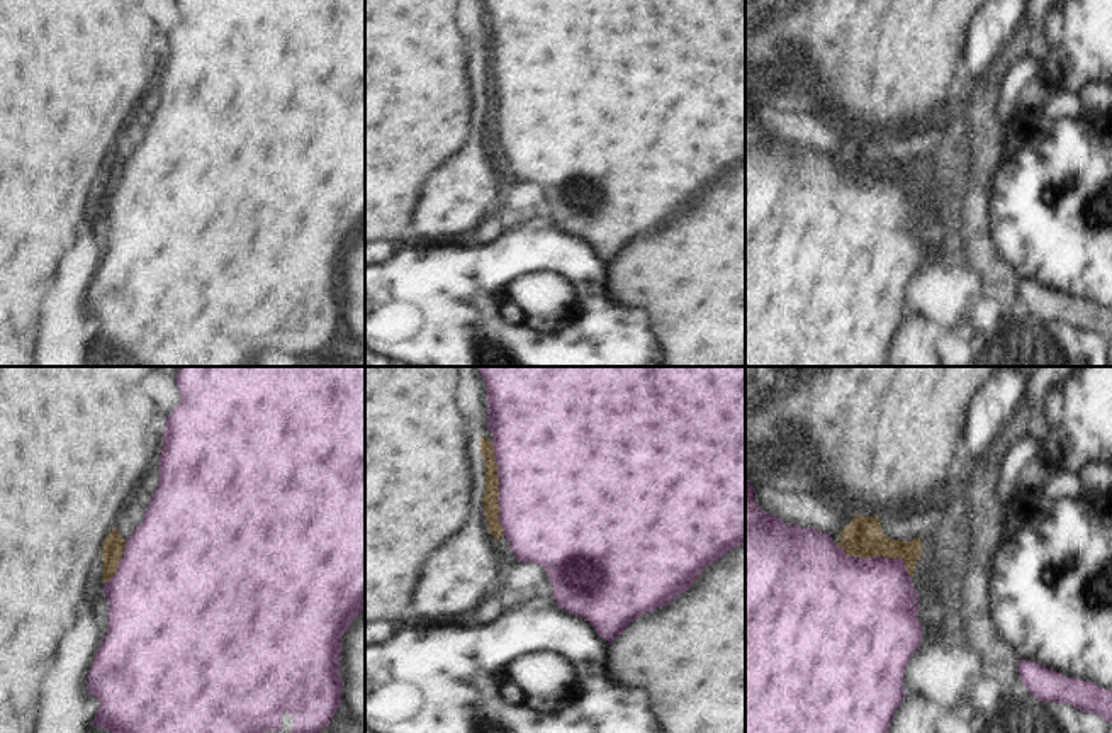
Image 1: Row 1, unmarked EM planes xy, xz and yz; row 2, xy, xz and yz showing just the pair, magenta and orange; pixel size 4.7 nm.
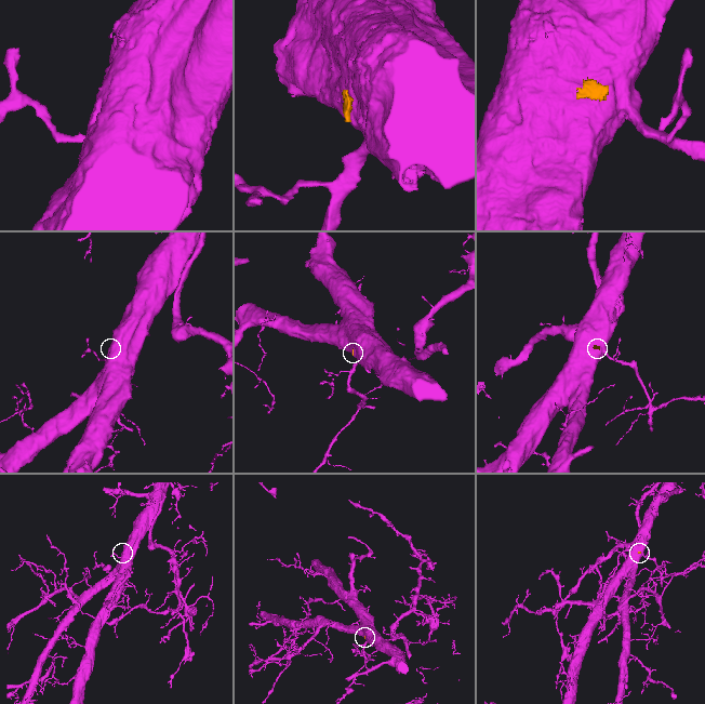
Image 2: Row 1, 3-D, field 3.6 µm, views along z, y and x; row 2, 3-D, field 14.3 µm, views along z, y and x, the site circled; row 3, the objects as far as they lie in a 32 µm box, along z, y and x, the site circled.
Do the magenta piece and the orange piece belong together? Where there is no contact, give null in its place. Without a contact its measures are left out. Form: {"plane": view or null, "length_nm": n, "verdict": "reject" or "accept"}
{"plane": "xz", "length_nm": 460, "verdict": "accept"}

